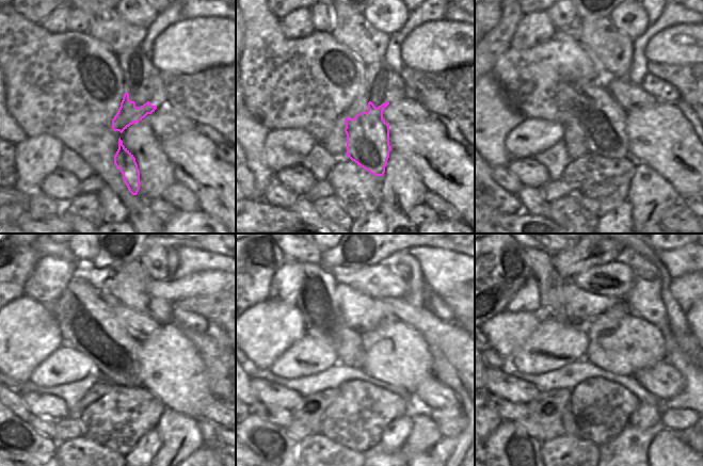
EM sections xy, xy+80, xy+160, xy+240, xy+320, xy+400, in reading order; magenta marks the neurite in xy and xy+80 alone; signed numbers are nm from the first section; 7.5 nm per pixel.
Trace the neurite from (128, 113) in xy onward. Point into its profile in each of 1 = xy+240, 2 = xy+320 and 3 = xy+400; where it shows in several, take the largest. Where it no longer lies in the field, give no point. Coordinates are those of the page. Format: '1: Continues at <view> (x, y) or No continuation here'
1: Continues at xy+240 (88, 323)
2: Continues at xy+320 (317, 303)
3: Continues at xy+400 (550, 283).

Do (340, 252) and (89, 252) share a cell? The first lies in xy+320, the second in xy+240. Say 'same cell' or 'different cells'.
different cells

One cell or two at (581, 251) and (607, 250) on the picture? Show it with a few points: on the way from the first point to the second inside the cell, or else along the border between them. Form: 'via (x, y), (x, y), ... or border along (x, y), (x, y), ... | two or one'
via (584, 259), (600, 257) | one

